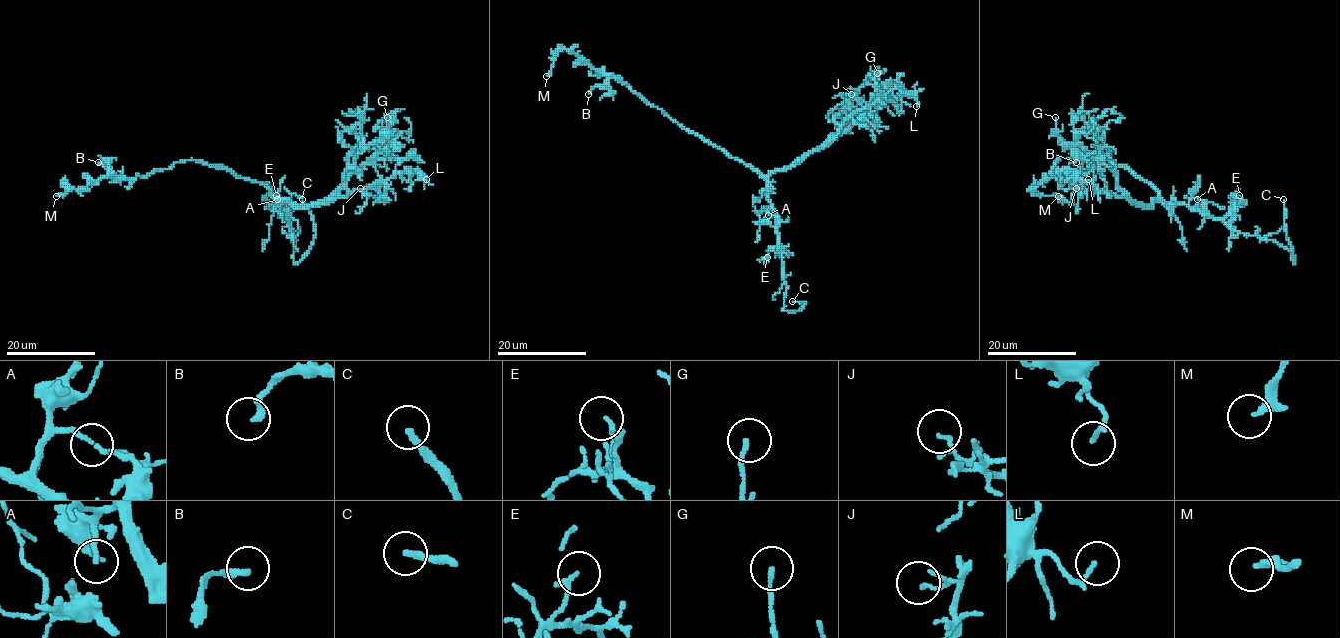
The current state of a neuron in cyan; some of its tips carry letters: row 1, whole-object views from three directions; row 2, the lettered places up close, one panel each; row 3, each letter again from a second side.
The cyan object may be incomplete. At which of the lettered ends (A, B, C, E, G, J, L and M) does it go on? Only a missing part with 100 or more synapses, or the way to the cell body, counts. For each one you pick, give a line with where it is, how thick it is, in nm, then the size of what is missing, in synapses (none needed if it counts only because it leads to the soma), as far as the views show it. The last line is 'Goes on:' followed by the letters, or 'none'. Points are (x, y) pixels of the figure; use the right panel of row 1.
C: place (1283, 199); calibre 240 nm
Goes on: C

